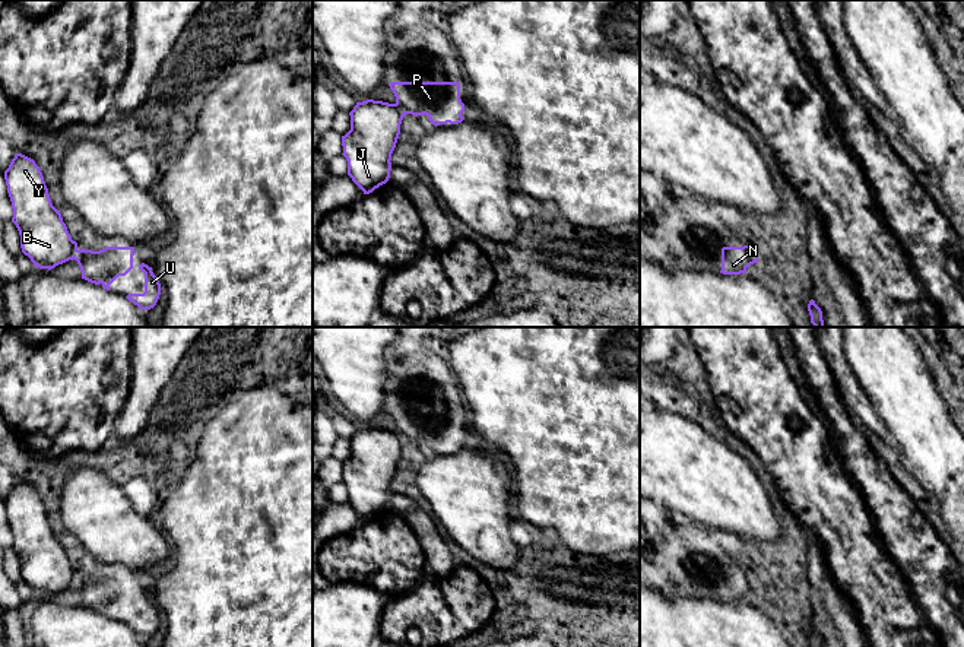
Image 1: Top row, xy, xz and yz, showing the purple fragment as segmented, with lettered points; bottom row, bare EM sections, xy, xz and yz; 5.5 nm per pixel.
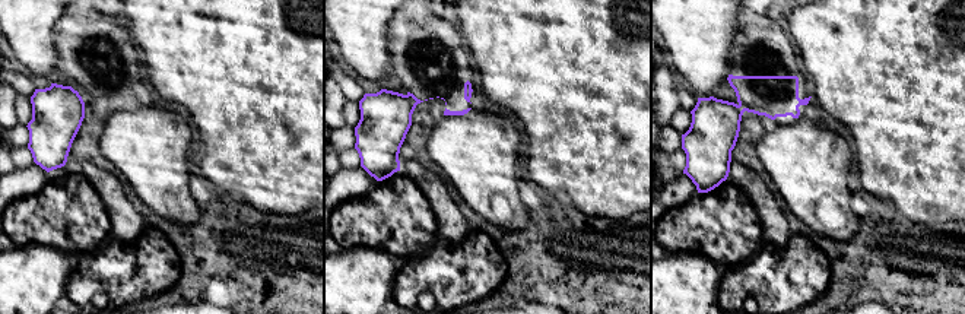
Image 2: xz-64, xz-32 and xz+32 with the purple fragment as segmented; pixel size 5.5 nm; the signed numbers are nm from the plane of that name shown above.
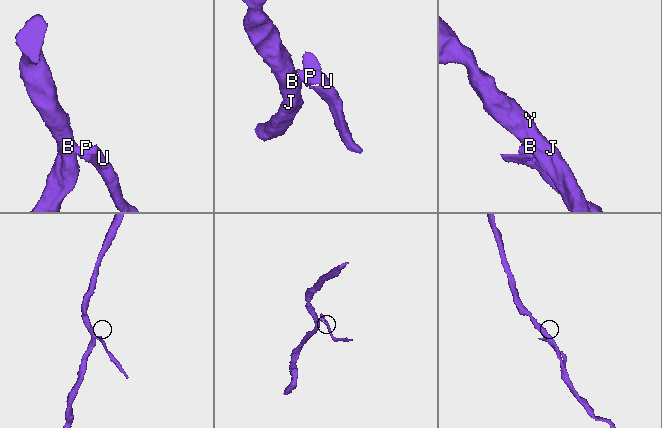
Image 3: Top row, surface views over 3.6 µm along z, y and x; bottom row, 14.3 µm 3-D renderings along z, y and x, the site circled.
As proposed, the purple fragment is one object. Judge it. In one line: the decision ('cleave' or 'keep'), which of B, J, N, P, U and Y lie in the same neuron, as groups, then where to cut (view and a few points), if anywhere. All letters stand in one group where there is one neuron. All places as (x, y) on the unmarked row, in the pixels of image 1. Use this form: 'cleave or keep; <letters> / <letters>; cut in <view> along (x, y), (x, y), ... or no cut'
cleave; B J Y / N P U; cut in xz along (396, 430), (405, 440)

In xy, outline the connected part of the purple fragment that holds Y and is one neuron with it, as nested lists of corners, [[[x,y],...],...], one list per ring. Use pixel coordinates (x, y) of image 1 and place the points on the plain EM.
[[[16,481],[4,498],[4,507],[22,580],[34,593],[51,597],[76,586],[77,570],[72,567],[60,537],[53,533],[35,488]]]

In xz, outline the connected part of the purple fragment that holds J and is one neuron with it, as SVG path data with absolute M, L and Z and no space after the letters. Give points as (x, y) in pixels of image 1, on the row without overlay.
M367 426L356 429L351 443L351 457L342 463L343 483L348 488L348 502L364 518L372 520L390 505L391 481L396 475L405 440L397 431Z

